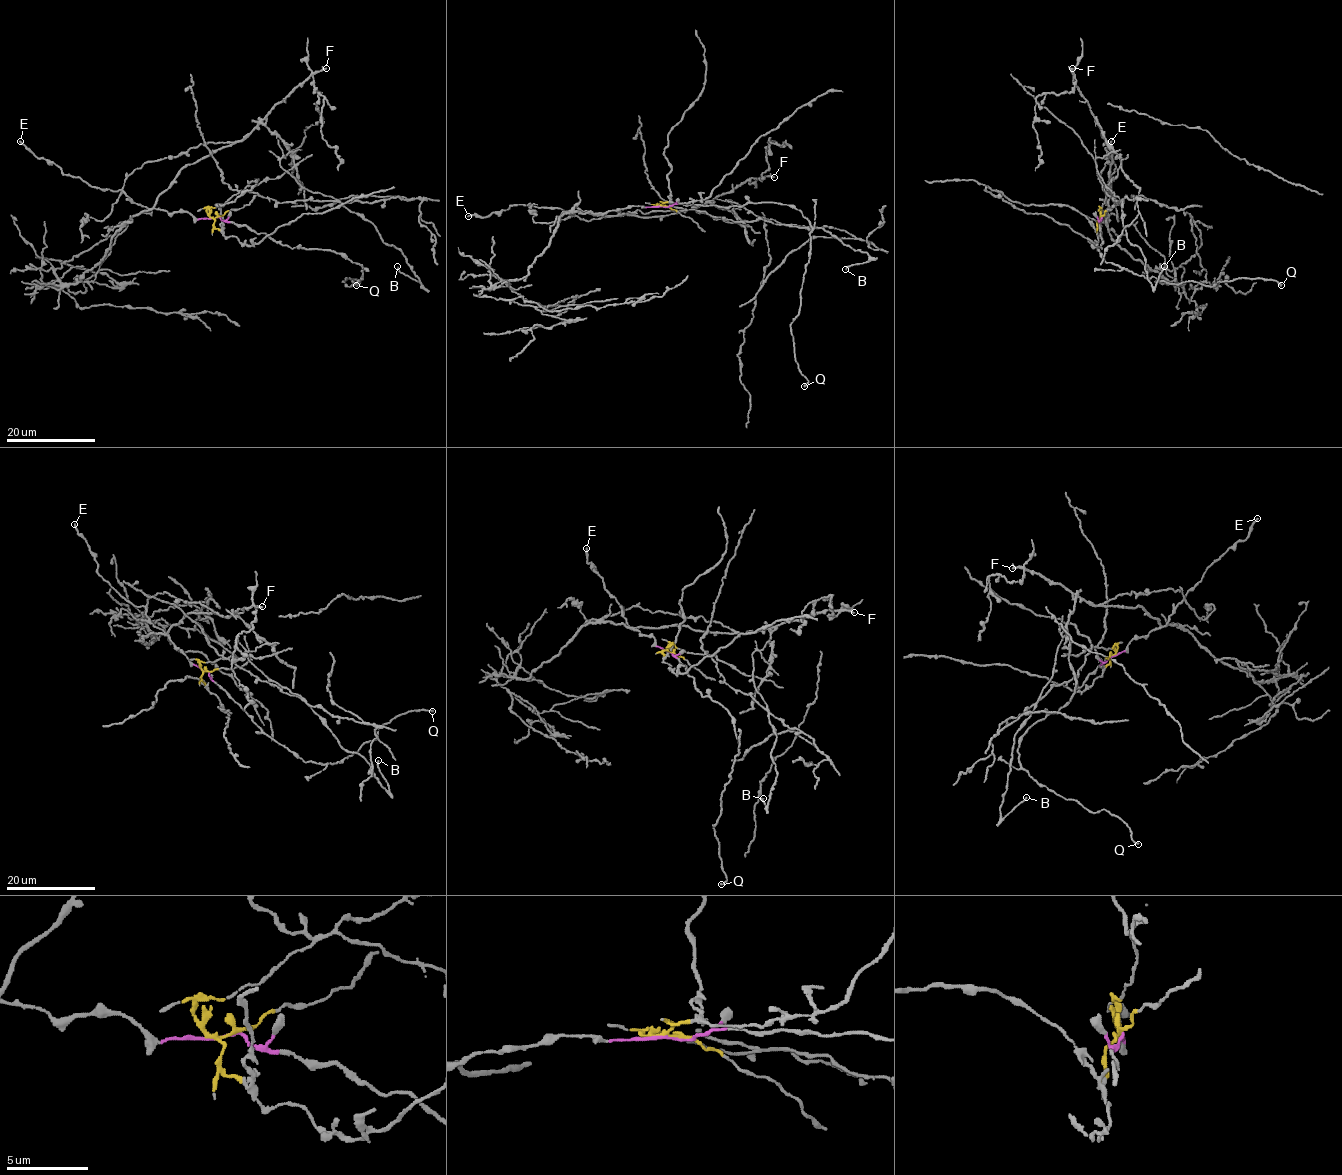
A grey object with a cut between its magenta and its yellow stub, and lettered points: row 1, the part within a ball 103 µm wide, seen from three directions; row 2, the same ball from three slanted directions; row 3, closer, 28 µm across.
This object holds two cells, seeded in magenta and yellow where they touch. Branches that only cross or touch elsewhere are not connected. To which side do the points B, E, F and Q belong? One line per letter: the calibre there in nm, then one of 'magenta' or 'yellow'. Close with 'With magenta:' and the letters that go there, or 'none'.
B: 150 nm thick; yellow
E: 220 nm thick; magenta
F: 180 nm thick; yellow
Q: 200 nm thick; magenta
With magenta: E, Q

